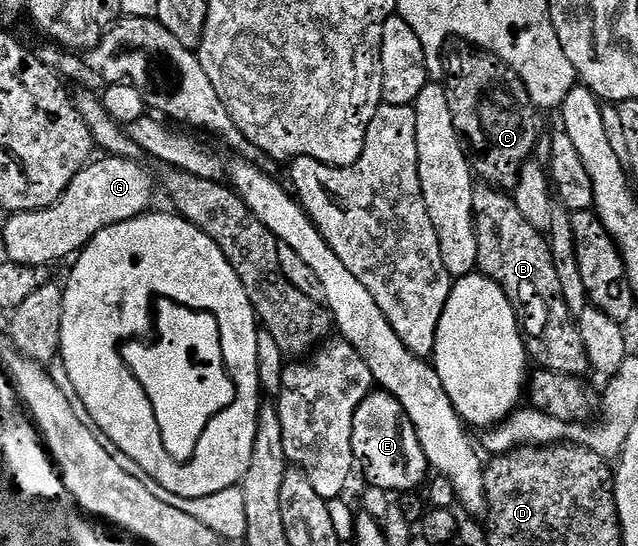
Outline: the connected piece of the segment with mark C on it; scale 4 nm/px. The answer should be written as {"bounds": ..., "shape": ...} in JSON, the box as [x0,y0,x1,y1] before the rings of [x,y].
{"bounds":[447,42,541,189],"shape":[[[460,42],[458,46],[447,59],[455,127],[473,152],[473,167],[478,178],[495,189],[514,189],[519,184],[519,171],[536,154],[541,139],[541,112],[529,97],[525,81],[493,52],[470,43]]]}

